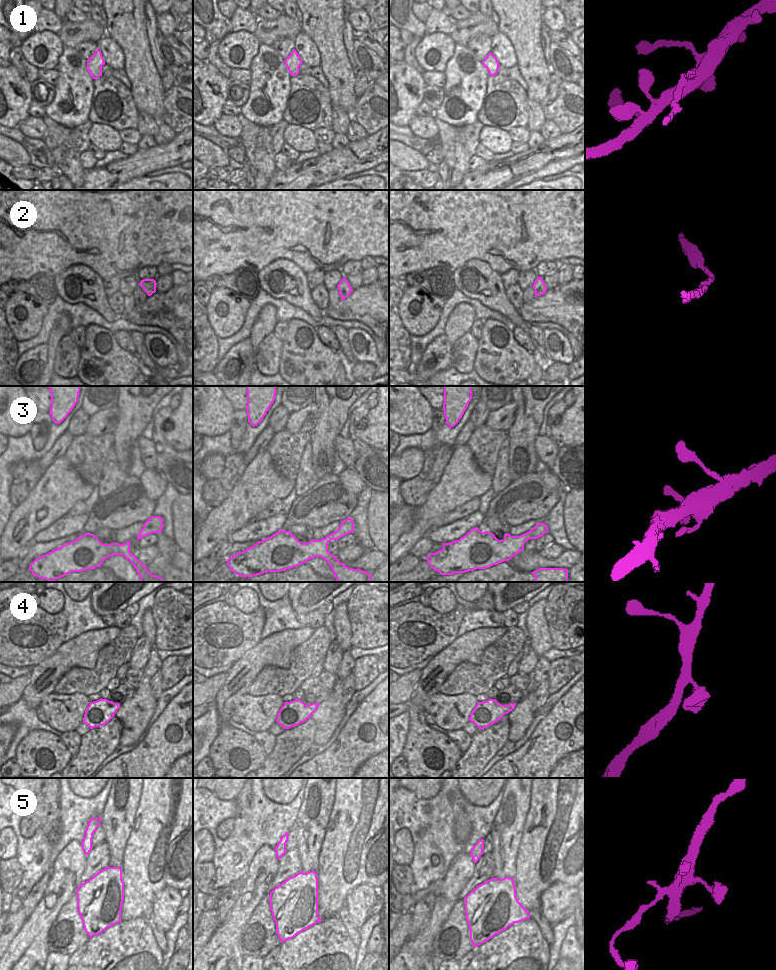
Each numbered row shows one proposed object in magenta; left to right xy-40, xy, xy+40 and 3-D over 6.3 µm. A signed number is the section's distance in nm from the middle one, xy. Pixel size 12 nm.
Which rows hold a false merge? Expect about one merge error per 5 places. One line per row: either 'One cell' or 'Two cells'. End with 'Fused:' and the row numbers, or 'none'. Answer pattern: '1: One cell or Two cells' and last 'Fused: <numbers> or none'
1: Two cells
2: One cell
3: One cell
4: One cell
5: One cell
Fused: 1

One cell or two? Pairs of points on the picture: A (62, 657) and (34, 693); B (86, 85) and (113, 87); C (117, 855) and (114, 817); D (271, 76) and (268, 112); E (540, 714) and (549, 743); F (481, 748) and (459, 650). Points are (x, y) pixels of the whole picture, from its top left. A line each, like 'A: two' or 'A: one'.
A: one
B: two
C: one
D: one
E: two
F: two

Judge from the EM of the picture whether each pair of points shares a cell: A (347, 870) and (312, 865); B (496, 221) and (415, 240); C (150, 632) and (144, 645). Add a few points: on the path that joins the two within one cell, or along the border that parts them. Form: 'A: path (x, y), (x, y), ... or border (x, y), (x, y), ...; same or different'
A: border (322, 843), (318, 858), (318, 869), (316, 871); different
B: path (476, 221), (435, 221); same
C: border (144, 633), (153, 646); different

